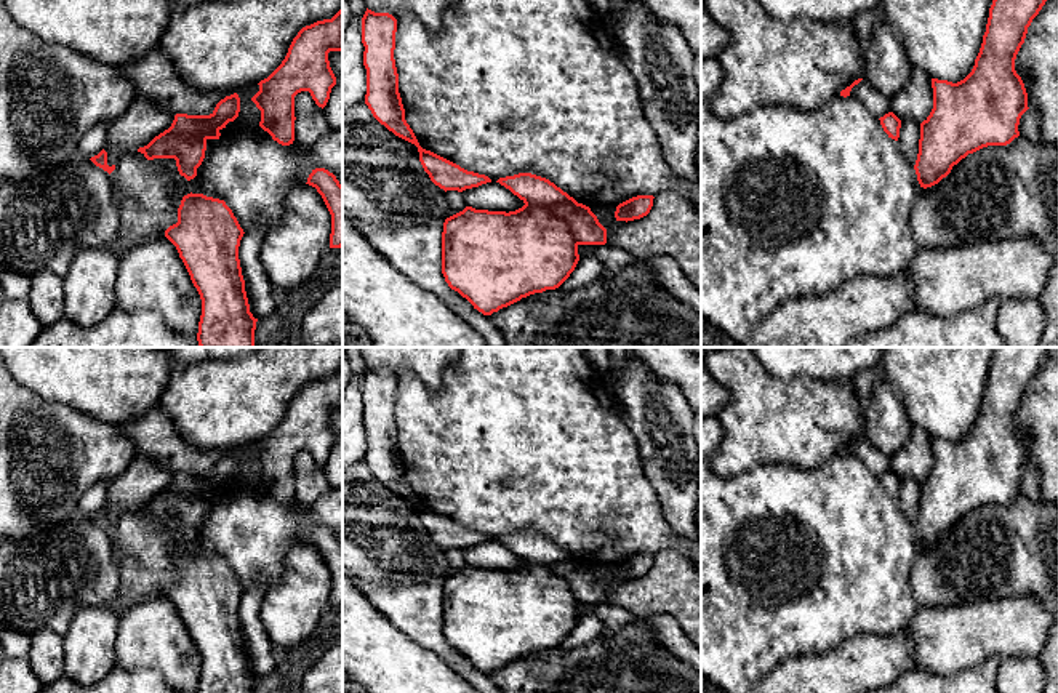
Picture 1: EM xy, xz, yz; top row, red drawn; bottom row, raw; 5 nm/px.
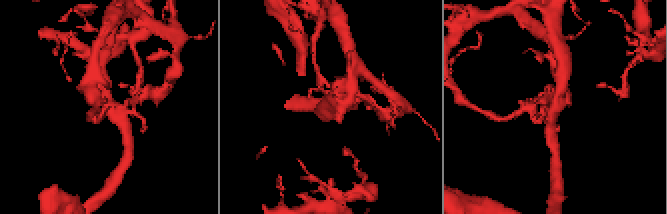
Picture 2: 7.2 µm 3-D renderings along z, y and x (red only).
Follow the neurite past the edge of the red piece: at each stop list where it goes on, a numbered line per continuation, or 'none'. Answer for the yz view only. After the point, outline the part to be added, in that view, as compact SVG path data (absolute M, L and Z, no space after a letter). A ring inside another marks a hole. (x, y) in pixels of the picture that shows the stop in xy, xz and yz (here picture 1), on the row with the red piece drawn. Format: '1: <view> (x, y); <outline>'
1: yz (909, 133); M912 118L901 120L898 142L900 142L903 155L912 165L916 165L916 160L917 160L919 139L920 139L920 123Z

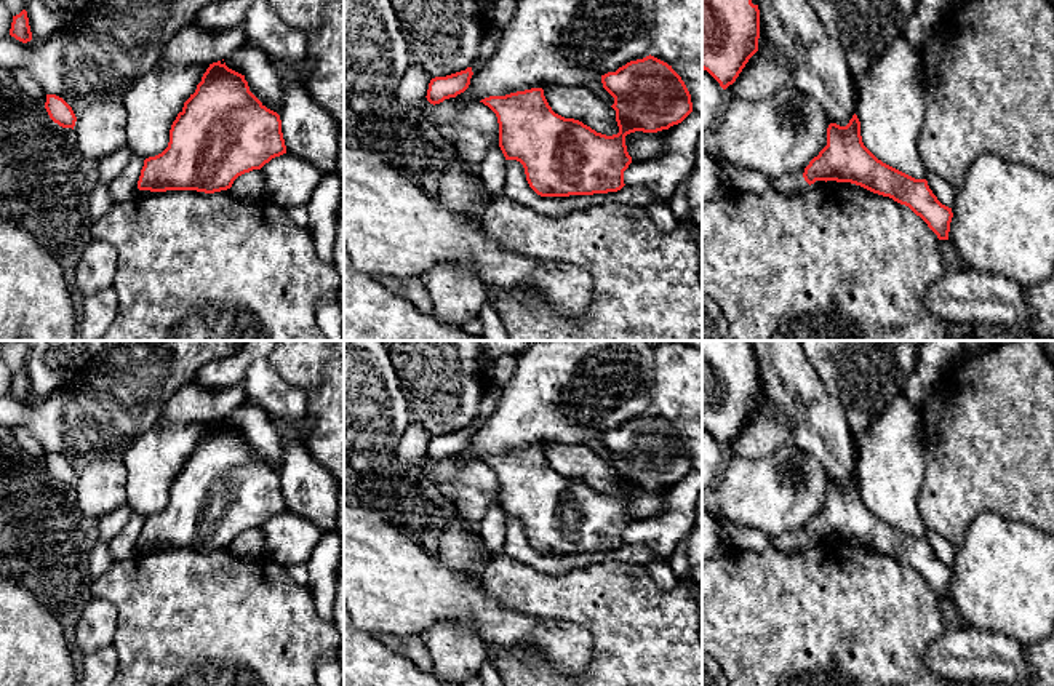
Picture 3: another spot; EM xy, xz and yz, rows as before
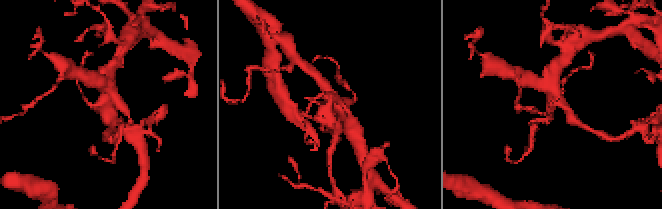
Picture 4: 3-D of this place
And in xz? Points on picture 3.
1: xz (490, 42); M496 27L493 32L485 34L480 53L470 66L473 74L477 74L480 66L497 50L499 42L501 29Z

